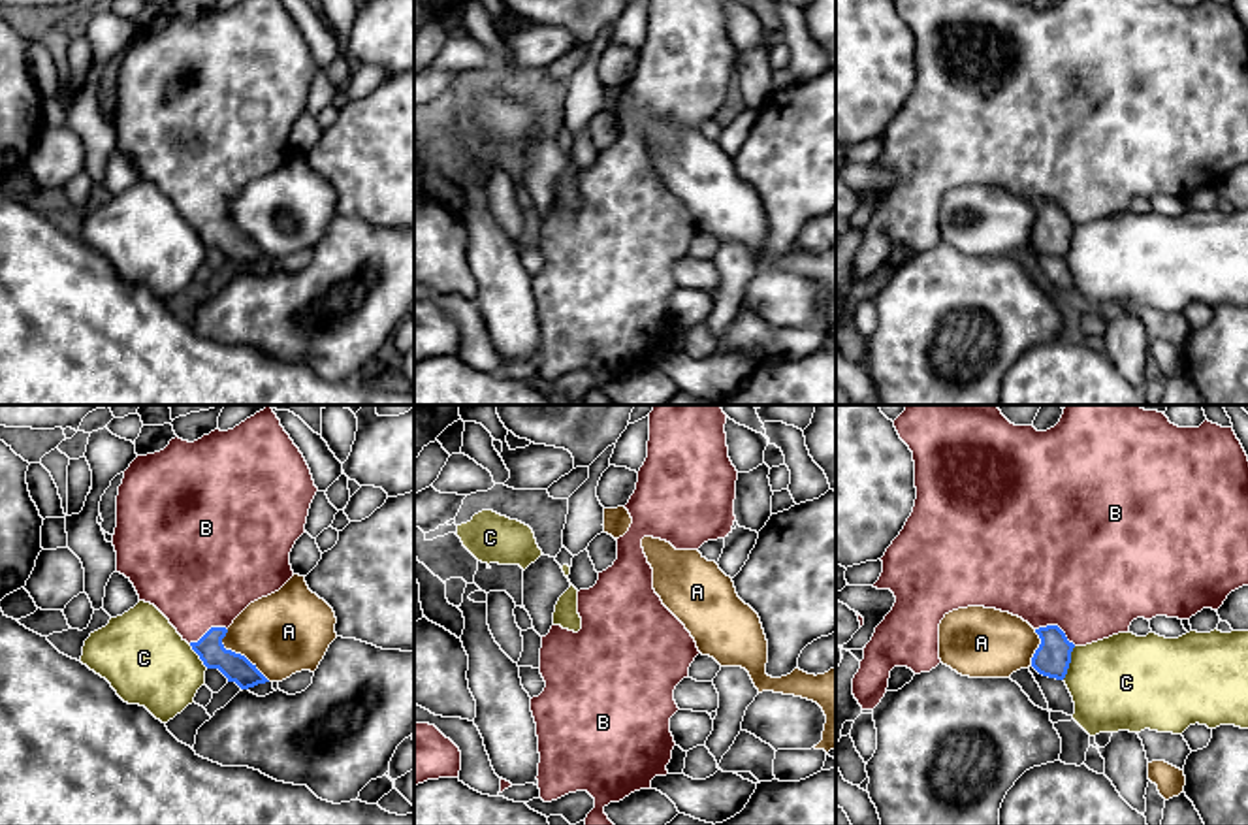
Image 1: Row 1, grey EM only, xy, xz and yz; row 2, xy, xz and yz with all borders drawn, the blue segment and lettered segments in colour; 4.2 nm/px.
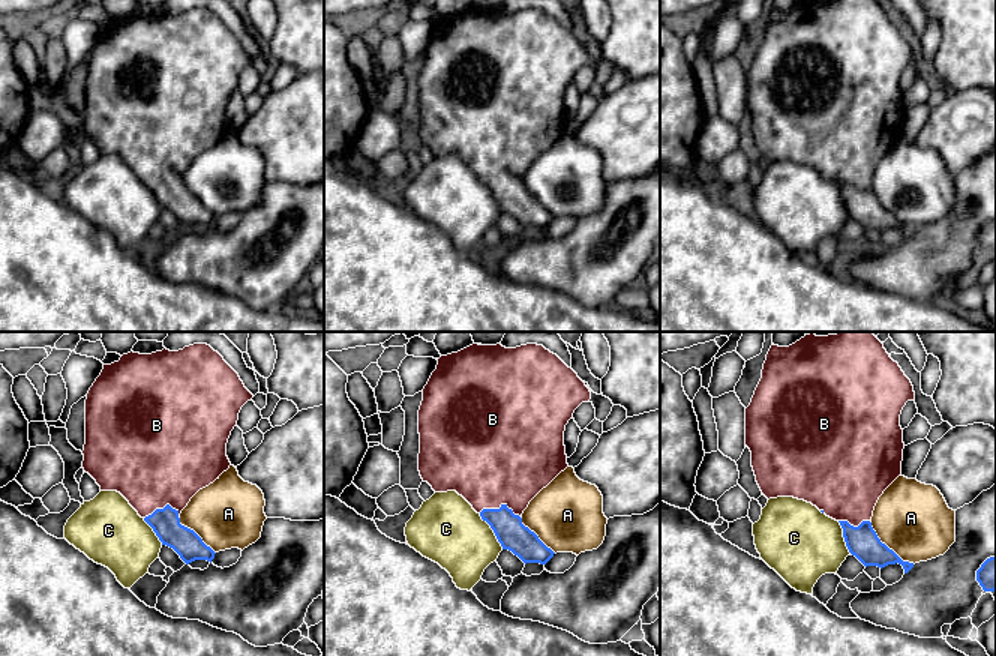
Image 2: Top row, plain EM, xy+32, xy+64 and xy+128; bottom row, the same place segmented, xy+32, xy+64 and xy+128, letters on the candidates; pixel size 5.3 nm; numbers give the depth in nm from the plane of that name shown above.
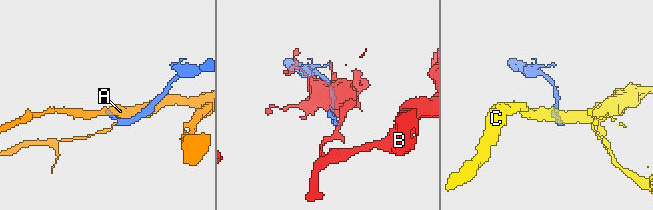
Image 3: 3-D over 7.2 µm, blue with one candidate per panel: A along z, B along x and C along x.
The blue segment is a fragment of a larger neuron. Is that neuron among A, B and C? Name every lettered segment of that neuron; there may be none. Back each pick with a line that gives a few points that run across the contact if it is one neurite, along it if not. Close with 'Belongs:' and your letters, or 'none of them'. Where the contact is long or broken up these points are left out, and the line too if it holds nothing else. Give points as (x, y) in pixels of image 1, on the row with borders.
Belongs: B

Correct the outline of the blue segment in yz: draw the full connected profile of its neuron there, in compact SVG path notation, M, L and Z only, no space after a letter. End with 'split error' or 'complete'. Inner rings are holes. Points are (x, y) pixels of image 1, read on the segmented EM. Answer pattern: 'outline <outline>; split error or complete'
outline M905 405L905 411L894 420L894 428L913 452L917 499L904 529L881 558L883 573L873 584L877 590L890 590L896 603L875 627L872 640L864 648L860 669L853 678L853 695L862 710L873 710L881 703L894 667L907 667L920 674L941 663L939 623L949 612L958 608L996 608L1028 622L1041 639L1032 657L1032 667L1043 676L1064 680L1075 646L1128 633L1137 618L1167 616L1190 620L1203 608L1218 610L1231 591L1248 586L1248 456L1233 428L1222 428L1208 420L1199 428L1178 428L1163 412L1144 411L1139 405L1065 405L1060 422L1047 431L1011 424L998 405Z; split error

